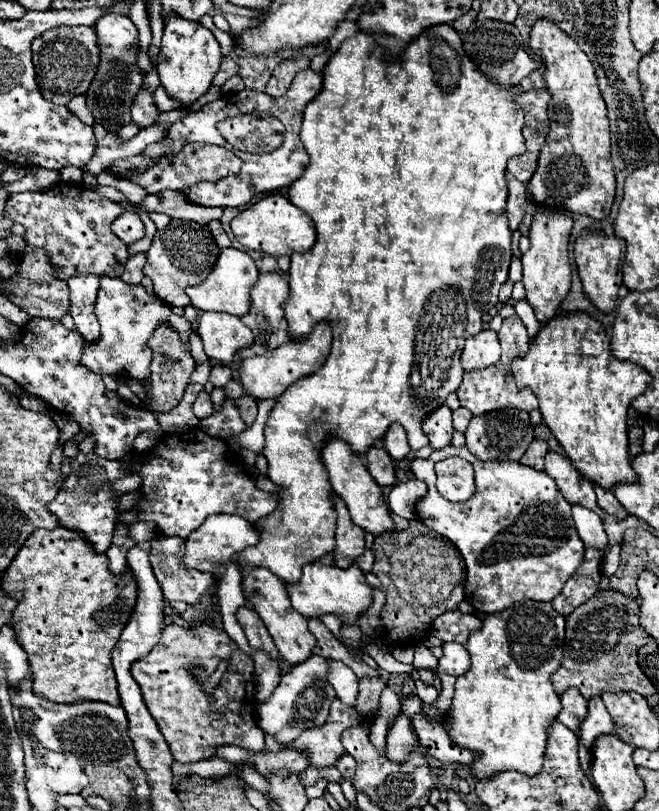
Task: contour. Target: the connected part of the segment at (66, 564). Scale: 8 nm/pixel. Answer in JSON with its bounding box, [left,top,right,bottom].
[2,525,138,705]

